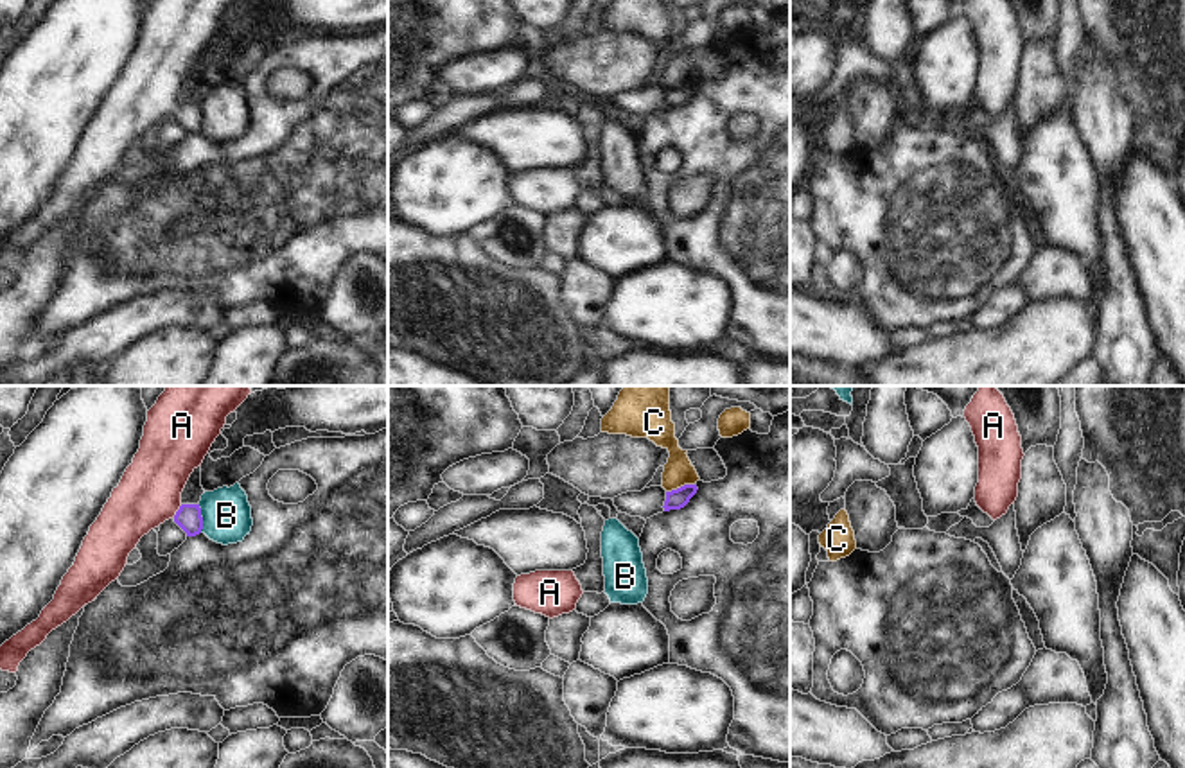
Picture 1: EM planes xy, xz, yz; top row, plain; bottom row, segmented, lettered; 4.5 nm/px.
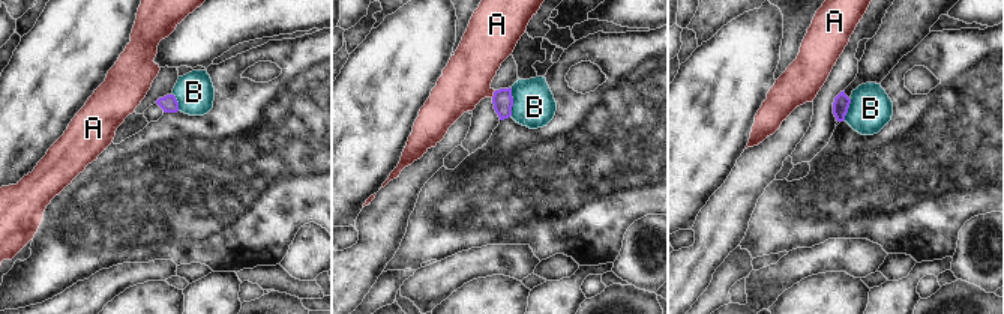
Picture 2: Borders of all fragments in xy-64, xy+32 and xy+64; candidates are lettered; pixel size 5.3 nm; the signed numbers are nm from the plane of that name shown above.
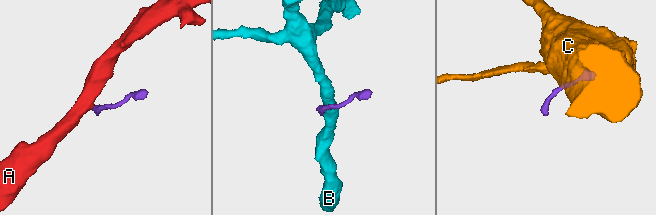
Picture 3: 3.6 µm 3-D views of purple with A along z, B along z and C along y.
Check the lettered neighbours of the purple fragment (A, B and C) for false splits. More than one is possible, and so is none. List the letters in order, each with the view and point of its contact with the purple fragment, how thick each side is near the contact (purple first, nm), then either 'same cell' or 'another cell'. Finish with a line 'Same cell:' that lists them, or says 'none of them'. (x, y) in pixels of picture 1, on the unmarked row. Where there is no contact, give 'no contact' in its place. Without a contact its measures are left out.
A: meets purple in xy at (176, 110); 110 nm thick on the purple side, 280 nm on the other; same cell
B: meets purple in xy at (201, 117); 110 nm thick on the purple side, 220 nm on the other; another cell
C: meets purple in xz at (681, 85); 90 nm thick on the purple side, 130 nm on the other; another cell
Same cell: A

